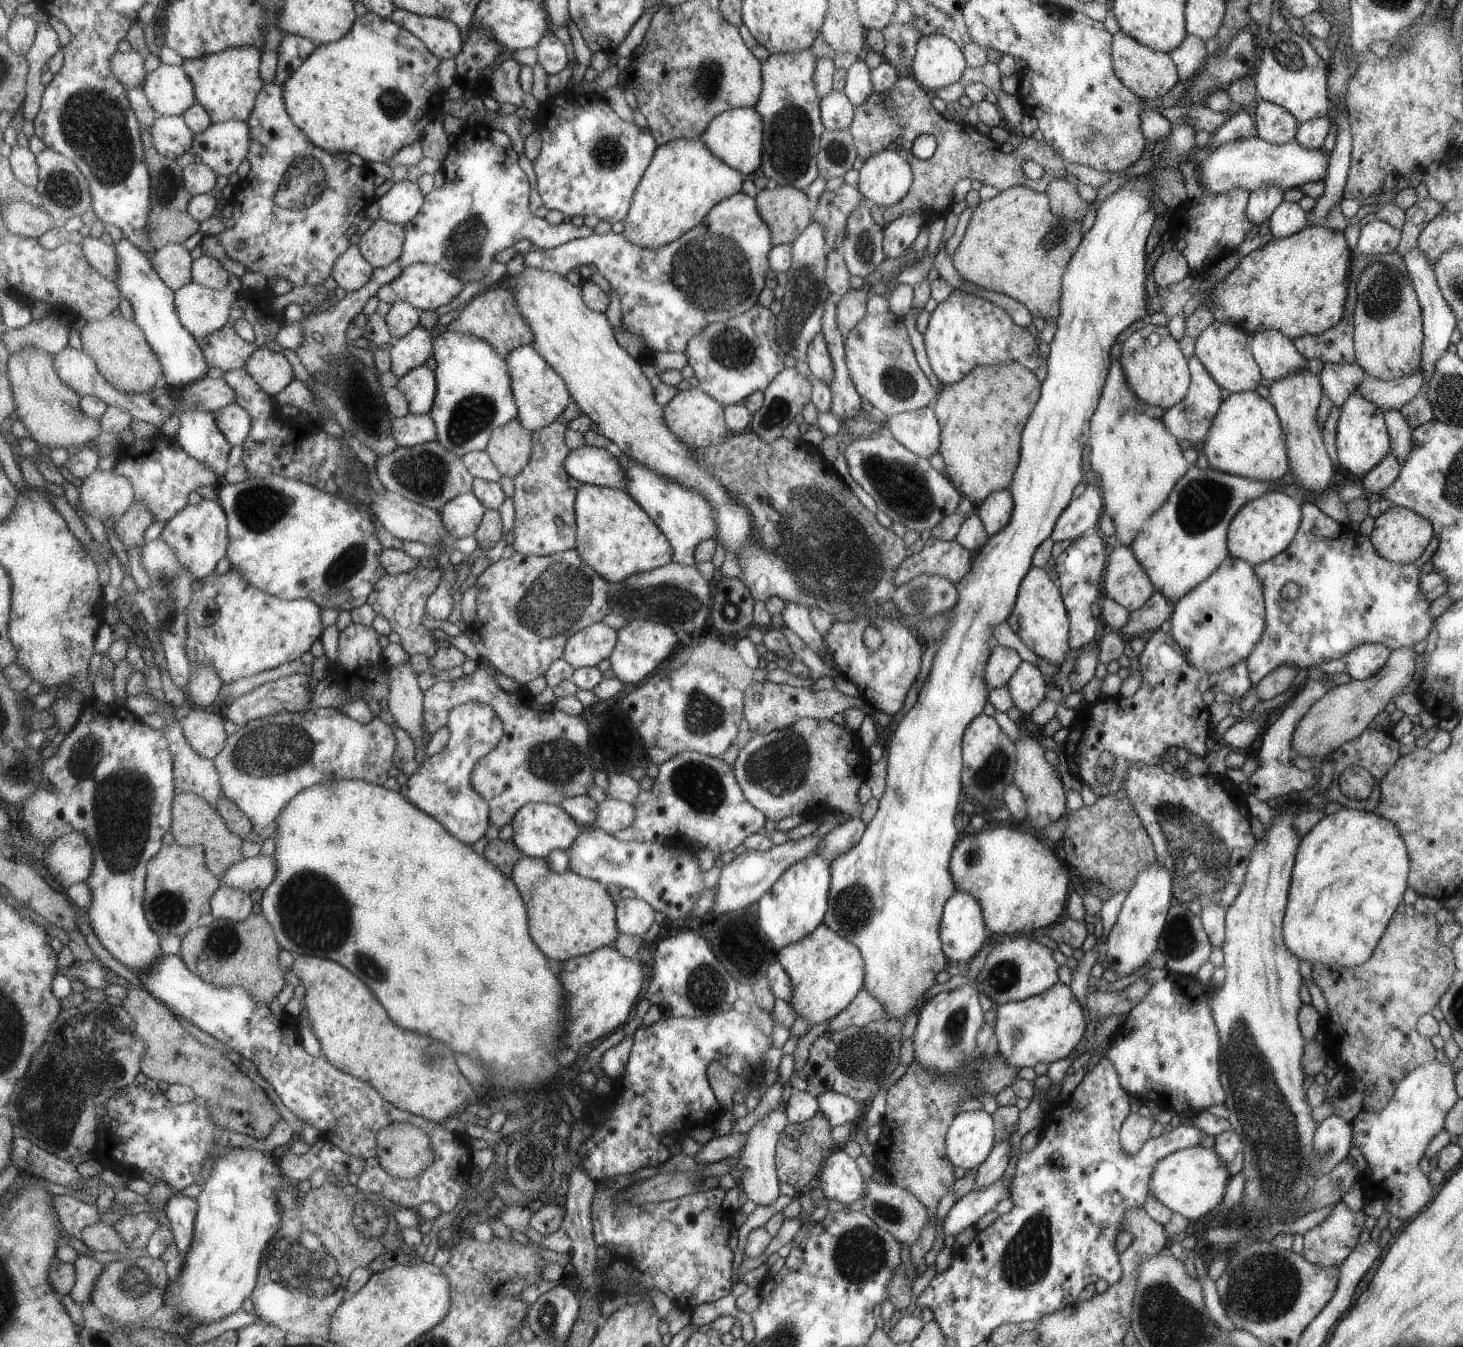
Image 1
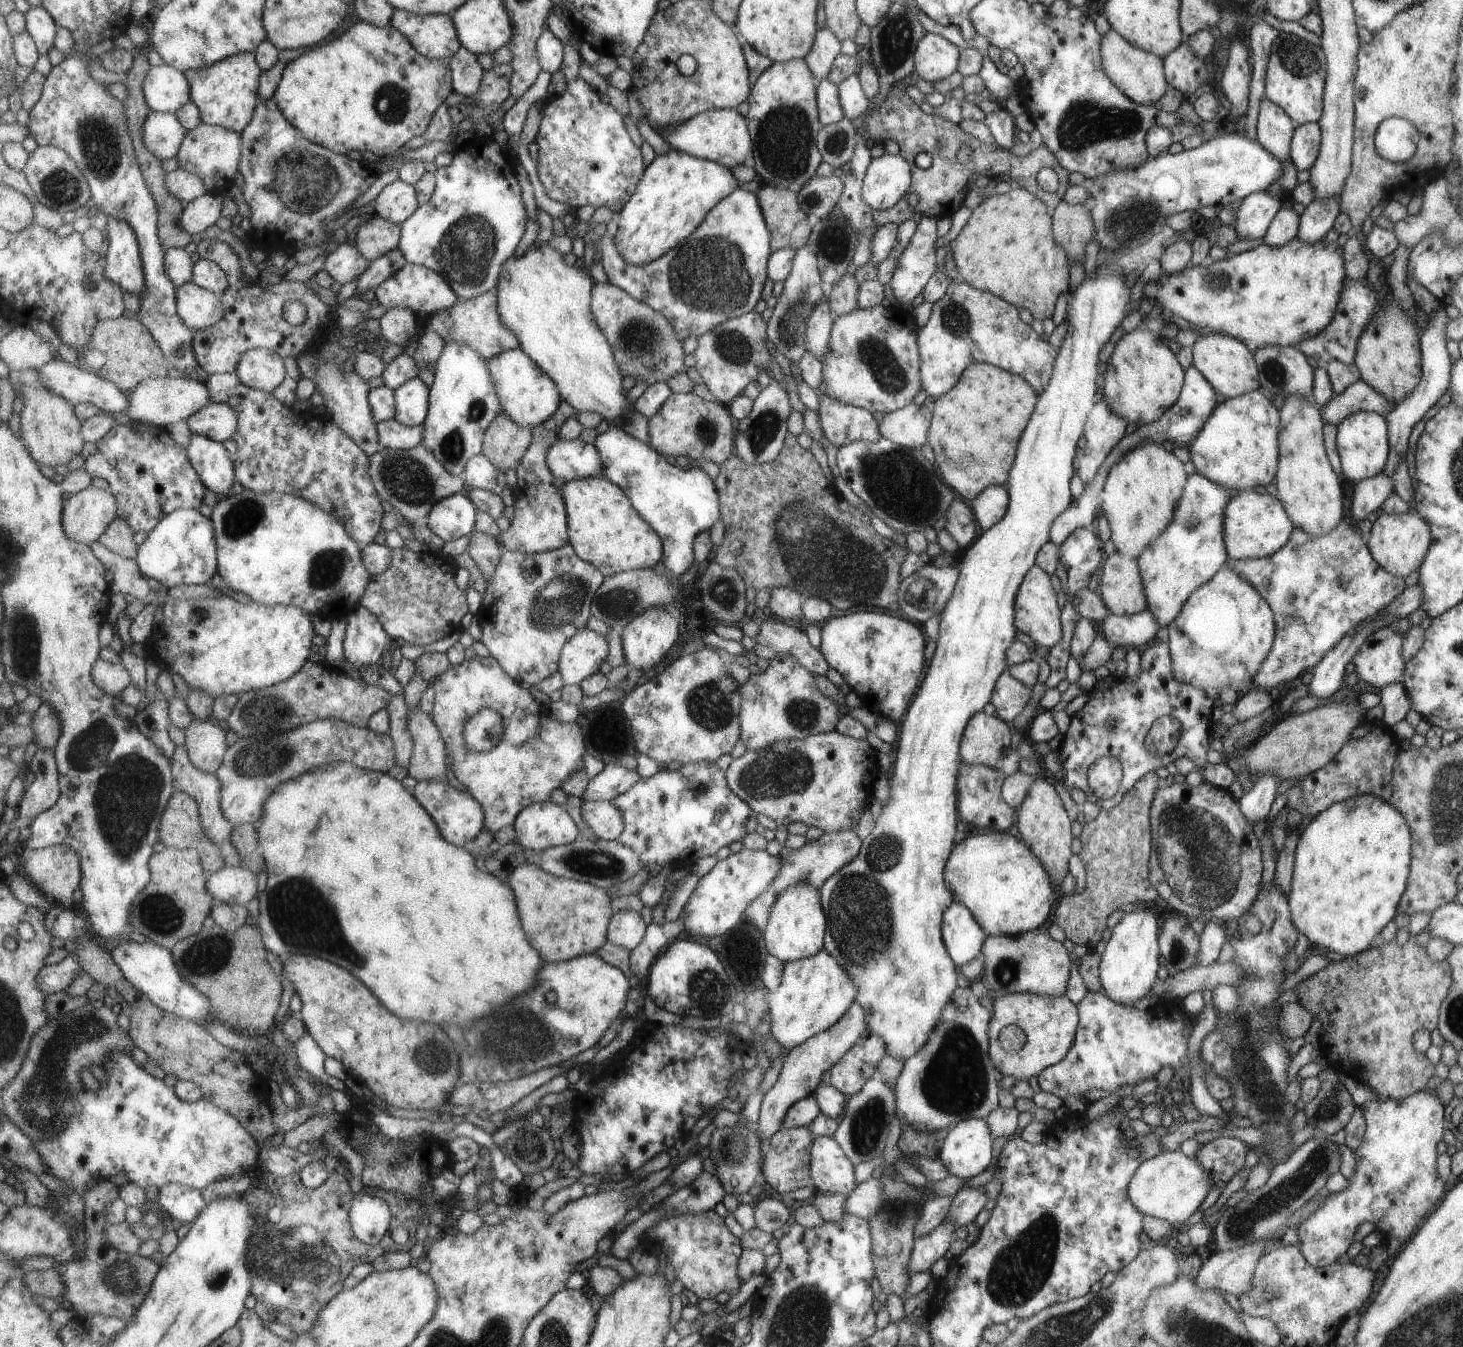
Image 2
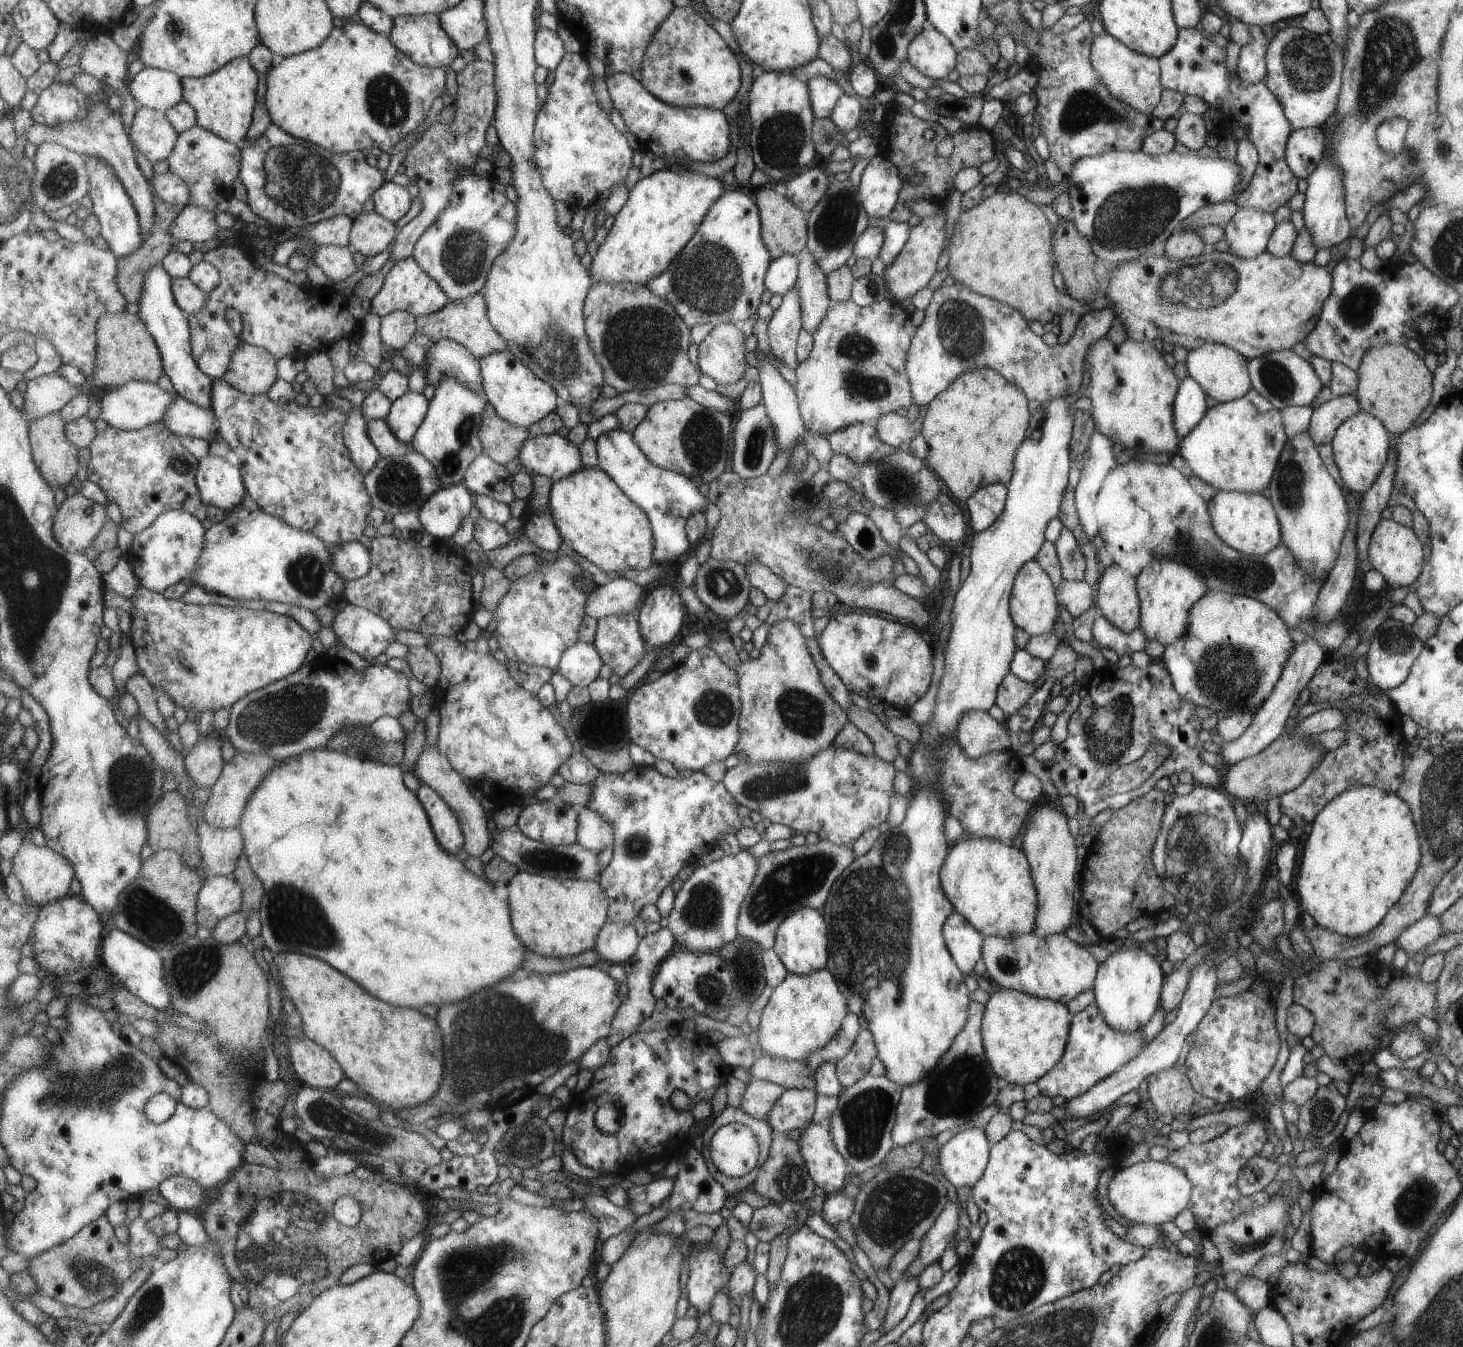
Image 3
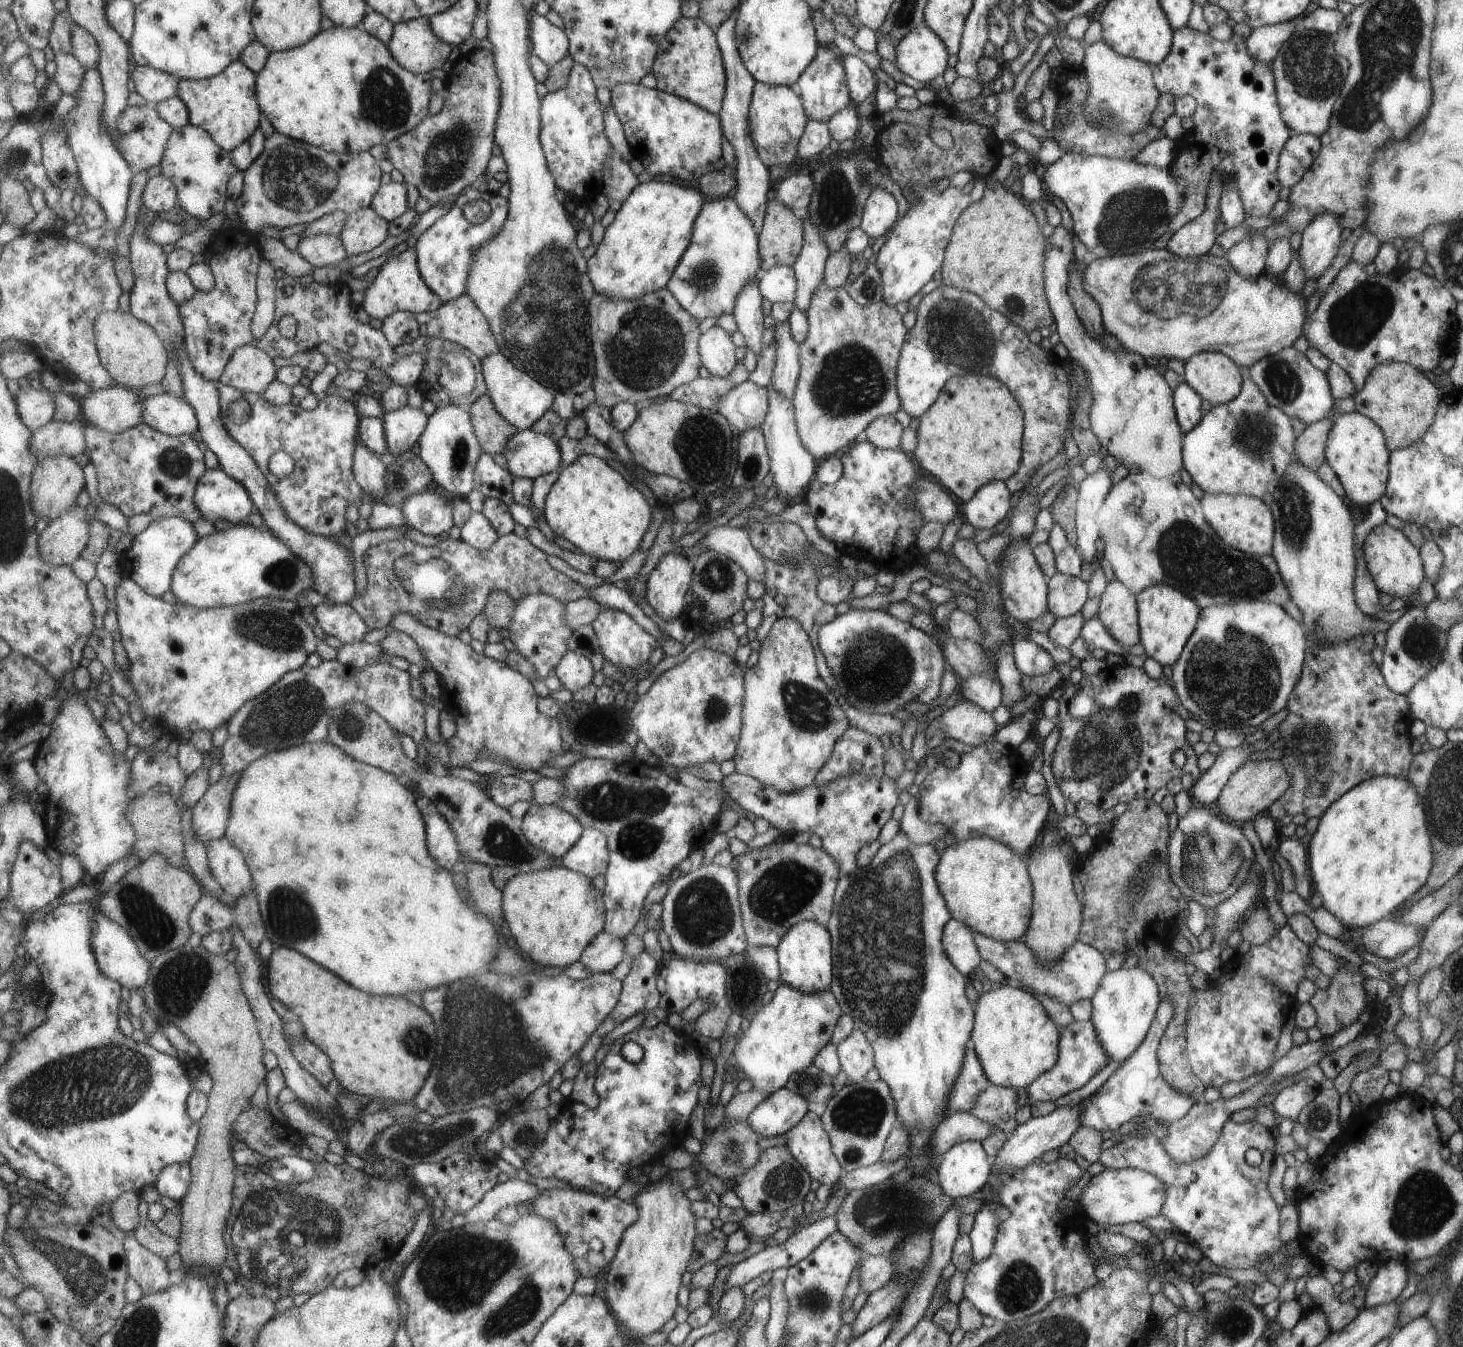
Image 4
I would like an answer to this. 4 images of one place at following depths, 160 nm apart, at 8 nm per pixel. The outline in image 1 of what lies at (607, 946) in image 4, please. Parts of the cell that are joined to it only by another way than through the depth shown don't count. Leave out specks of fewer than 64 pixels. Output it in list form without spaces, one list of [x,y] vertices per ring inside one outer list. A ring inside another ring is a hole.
[[[639,896],[621,899],[617,905],[618,929],[626,935],[643,936],[657,918],[652,904]]]

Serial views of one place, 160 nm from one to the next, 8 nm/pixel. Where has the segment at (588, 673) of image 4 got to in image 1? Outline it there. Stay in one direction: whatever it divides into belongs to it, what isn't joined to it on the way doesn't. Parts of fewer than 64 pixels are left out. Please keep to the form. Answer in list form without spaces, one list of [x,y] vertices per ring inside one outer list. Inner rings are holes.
[[[599,621],[570,638],[563,658],[576,670],[596,667],[607,658],[611,660],[618,640],[618,630]]]

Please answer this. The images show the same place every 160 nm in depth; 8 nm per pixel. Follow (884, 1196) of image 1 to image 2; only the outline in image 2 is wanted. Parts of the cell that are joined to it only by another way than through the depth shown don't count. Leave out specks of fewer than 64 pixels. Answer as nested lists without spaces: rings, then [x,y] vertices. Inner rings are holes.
[[[870,1176],[857,1185],[854,1192],[847,1195],[843,1214],[855,1214],[863,1219],[869,1219],[881,1204],[881,1177]]]

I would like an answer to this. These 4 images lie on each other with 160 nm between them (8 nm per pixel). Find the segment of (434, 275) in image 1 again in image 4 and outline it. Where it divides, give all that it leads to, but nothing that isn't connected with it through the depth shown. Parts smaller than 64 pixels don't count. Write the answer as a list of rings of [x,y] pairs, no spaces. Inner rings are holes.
[[[407,248],[379,268],[378,275],[366,290],[361,308],[373,319],[384,322],[395,312],[407,311],[419,315],[439,310],[443,300],[431,290],[419,271],[416,248]]]

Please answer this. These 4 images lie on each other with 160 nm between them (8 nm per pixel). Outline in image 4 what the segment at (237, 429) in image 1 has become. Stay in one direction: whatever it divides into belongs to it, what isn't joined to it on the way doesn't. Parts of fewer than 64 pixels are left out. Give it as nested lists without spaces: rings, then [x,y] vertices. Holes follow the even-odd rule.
[[[163,393],[145,400],[143,423],[172,436],[195,436],[200,423],[195,408],[181,396]]]

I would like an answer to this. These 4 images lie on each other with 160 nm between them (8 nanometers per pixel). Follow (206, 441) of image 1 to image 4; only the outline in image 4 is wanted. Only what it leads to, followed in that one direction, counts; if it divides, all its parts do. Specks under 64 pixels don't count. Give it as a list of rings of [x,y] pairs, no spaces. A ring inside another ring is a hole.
[[[220,466],[203,474],[195,503],[207,521],[226,520],[233,525],[246,523],[256,508],[249,490]]]

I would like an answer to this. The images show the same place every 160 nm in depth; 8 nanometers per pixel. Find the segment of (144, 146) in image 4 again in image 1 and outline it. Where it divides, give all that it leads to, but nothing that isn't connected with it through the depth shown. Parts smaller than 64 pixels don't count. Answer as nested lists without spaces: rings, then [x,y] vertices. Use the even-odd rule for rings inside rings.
[[[161,115],[152,126],[155,148],[163,156],[175,159],[190,152],[196,132],[191,130],[183,115]]]

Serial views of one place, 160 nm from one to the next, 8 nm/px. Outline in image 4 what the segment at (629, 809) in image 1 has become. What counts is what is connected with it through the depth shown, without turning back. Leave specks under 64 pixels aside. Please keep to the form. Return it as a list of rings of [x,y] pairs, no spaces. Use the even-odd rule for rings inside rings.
[[[586,828],[578,845],[562,859],[566,868],[589,878],[606,876],[609,862],[609,838],[605,832],[595,828]]]

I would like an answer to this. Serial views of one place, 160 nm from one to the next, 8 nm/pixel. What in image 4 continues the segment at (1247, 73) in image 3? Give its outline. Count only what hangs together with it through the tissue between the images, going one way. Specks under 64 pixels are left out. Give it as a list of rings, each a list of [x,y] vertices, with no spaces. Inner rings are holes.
[[[1289,21],[1255,28],[1245,39],[1245,50],[1253,60],[1270,64],[1293,32],[1294,28]]]

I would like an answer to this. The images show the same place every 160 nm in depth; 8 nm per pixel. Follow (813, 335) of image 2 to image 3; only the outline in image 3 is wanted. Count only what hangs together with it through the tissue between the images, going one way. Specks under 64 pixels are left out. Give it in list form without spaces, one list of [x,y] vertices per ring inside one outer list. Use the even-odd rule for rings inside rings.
[[[810,253],[799,258],[794,286],[801,306],[802,329],[812,334],[831,303],[827,295],[826,274],[819,270]]]

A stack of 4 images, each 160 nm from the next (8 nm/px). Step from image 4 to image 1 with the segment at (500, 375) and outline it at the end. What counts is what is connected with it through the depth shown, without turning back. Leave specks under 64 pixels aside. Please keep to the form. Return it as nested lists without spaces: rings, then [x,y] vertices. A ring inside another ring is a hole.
[[[533,345],[515,349],[507,358],[515,400],[519,409],[518,419],[527,430],[536,430],[555,422],[571,404],[573,395],[566,380],[535,350]]]

